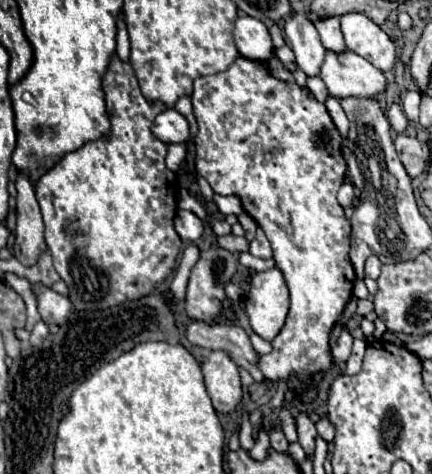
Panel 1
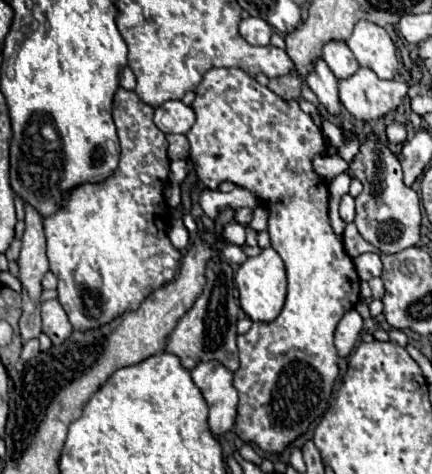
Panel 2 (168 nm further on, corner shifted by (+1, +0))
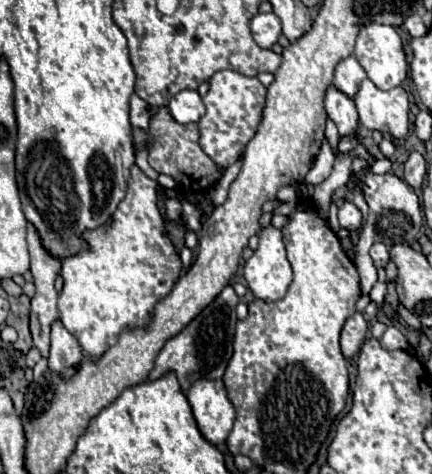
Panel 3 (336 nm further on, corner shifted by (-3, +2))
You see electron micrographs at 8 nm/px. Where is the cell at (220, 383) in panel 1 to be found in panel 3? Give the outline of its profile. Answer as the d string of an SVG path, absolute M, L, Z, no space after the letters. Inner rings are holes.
M222 380L196 382L186 398L192 406L192 414L200 434L212 446L222 444L228 438L236 418L234 406L226 398L226 388Z

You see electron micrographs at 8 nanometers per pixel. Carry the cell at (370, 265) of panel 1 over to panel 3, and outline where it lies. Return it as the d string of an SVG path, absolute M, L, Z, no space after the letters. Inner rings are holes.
M376 242L376 244L370 248L370 256L372 256L372 260L374 260L374 264L376 264L378 268L384 268L384 266L388 264L388 260L390 260L388 248L386 248L382 242Z

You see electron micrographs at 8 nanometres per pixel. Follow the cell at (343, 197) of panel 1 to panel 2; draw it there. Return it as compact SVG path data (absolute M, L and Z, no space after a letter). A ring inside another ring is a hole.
M344 194L340 200L340 216L344 222L354 220L354 198L350 194Z

